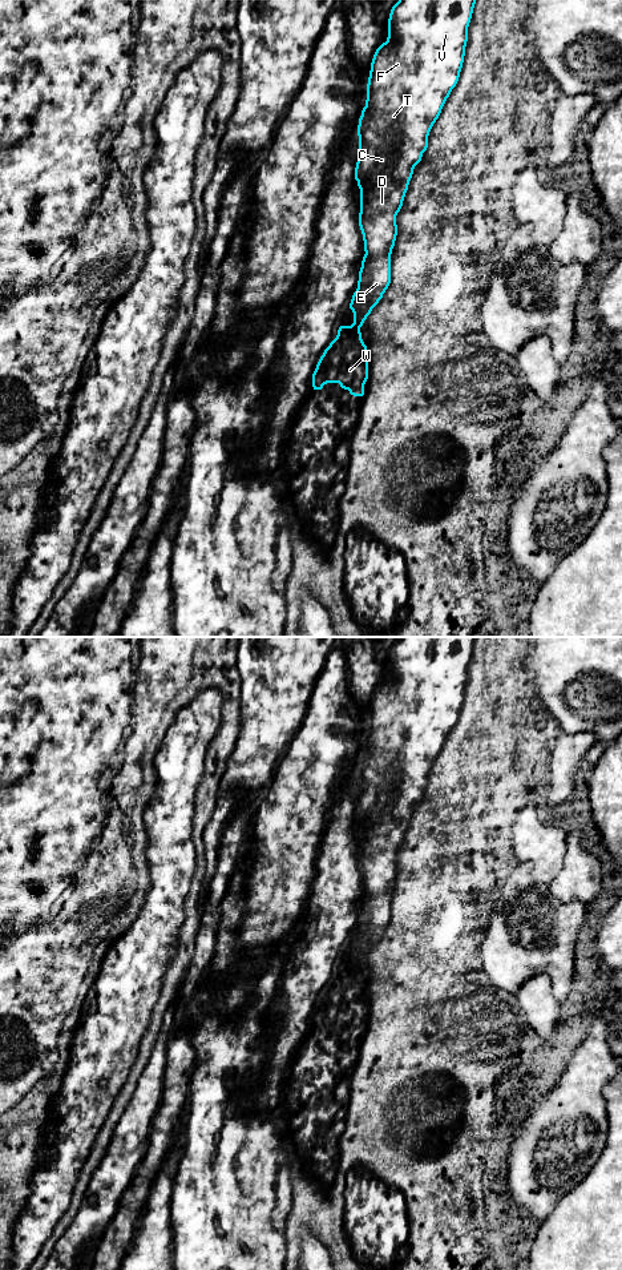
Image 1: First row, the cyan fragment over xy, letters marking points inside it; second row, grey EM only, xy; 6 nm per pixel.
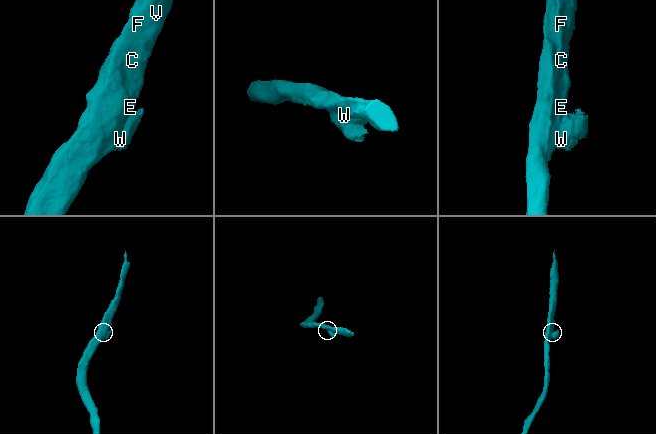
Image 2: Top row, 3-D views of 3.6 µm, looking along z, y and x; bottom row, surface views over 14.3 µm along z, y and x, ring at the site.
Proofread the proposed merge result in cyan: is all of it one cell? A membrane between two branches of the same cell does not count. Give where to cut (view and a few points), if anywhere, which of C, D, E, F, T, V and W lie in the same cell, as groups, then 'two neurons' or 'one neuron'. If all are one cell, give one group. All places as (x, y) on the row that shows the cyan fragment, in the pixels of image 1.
cut in xy along (352, 323), (360, 326); C D E F T V / W; two neurons

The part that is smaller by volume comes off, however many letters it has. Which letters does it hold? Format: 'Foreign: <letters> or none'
Foreign: W

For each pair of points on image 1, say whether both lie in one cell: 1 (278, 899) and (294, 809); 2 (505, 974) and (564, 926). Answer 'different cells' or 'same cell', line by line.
1: same cell
2: same cell

